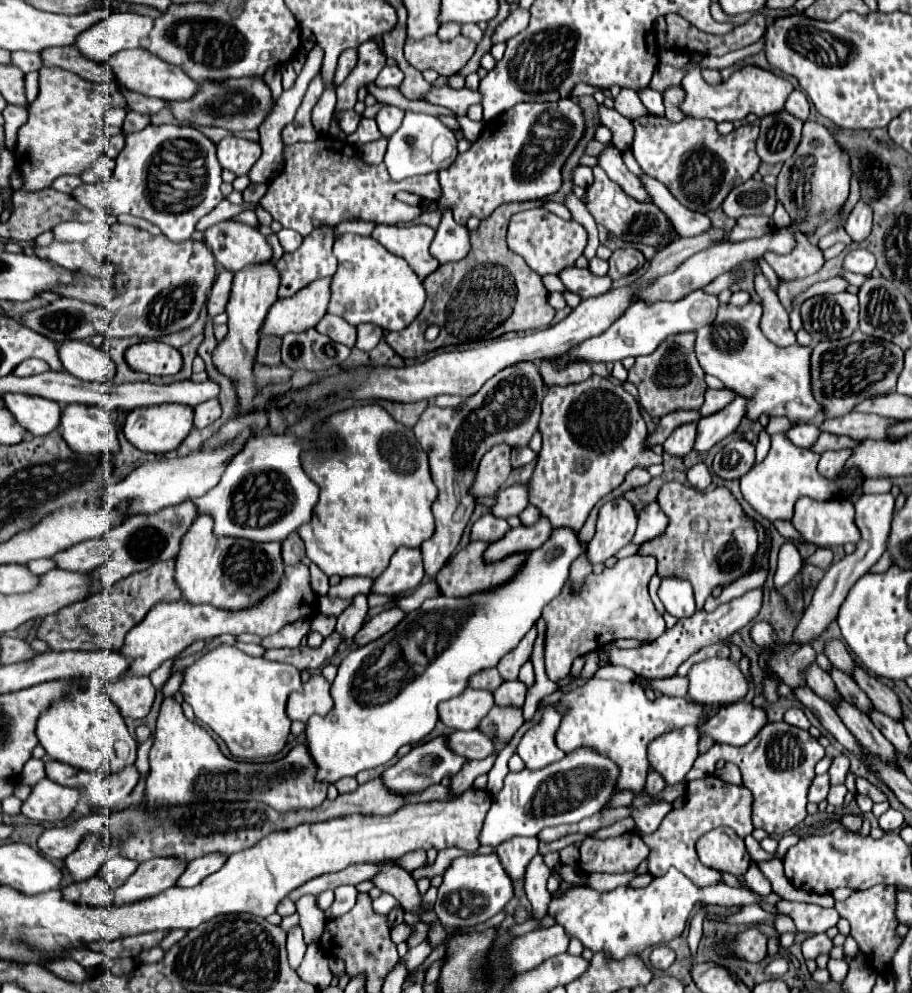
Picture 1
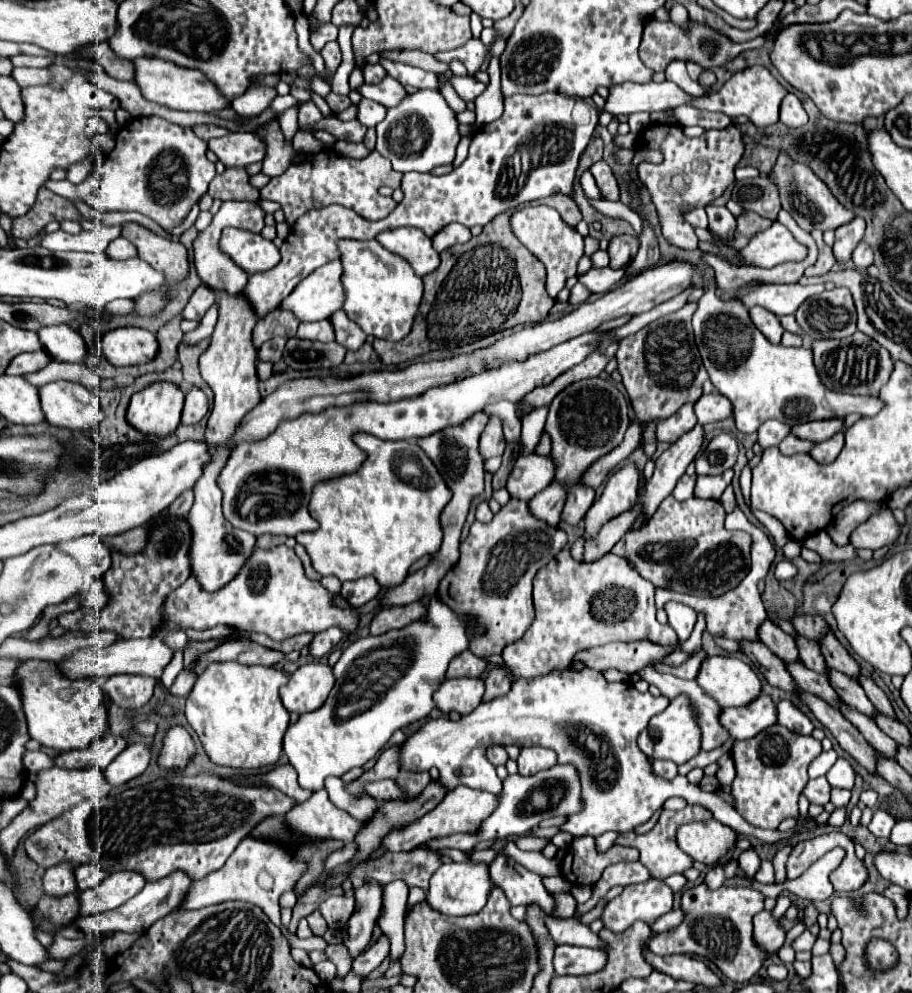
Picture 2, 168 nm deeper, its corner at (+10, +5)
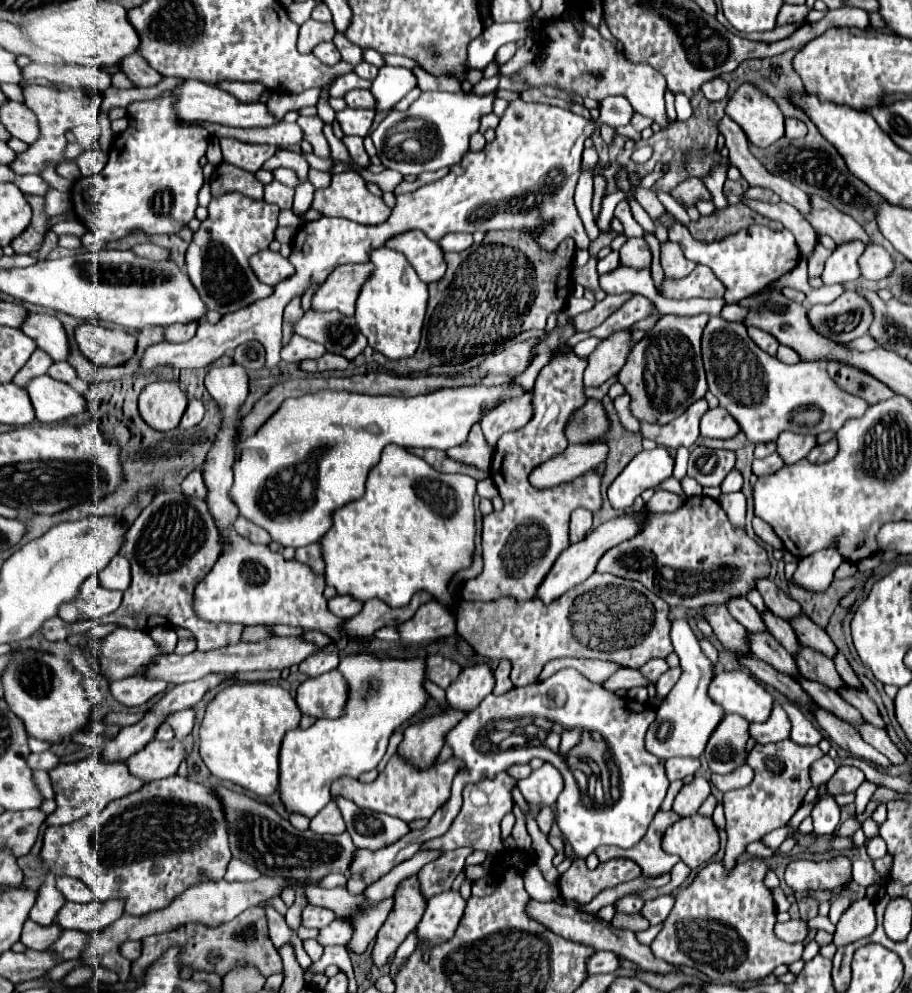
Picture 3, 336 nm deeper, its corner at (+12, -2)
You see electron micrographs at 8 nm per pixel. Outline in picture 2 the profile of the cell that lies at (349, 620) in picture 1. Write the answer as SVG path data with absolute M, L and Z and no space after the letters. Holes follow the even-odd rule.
M330 627L326 631L320 631L318 635L314 635L314 639L310 643L310 655L314 655L314 657L328 655L340 639L342 639L342 629L338 629L338 627Z

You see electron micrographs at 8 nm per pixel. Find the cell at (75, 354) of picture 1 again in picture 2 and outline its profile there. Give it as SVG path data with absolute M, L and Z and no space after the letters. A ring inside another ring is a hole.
M54 325L54 327L42 327L38 331L40 341L46 349L46 353L62 363L86 363L88 349L84 339L78 331L74 331L68 325Z

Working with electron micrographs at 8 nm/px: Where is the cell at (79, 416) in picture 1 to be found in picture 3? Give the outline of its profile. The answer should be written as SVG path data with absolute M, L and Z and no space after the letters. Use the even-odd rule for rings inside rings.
M48 374L28 382L26 392L40 422L58 422L76 416L86 408L86 398L72 390L68 384L50 378Z

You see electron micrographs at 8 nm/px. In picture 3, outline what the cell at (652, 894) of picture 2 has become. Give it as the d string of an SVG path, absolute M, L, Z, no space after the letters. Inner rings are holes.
M666 894L666 896L658 896L654 900L648 900L642 908L642 916L648 918L648 922L654 926L654 924L662 924L666 920L666 916L670 914L674 906L674 896L672 894Z

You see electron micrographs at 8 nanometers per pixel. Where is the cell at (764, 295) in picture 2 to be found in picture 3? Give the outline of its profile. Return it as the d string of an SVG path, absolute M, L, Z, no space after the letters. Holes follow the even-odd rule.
M728 304L728 306L724 306L722 308L722 312L720 312L720 316L724 318L724 320L728 320L728 322L738 322L738 320L742 320L744 316L746 316L746 308L740 308L740 306L736 306L736 304Z

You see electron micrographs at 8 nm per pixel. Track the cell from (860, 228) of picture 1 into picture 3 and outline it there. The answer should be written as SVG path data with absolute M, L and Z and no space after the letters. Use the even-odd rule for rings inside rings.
M848 242L848 244L840 244L834 254L826 260L824 272L822 272L822 280L826 286L830 284L850 284L854 280L860 278L860 266L858 266L858 258L864 252L864 244L862 242Z

